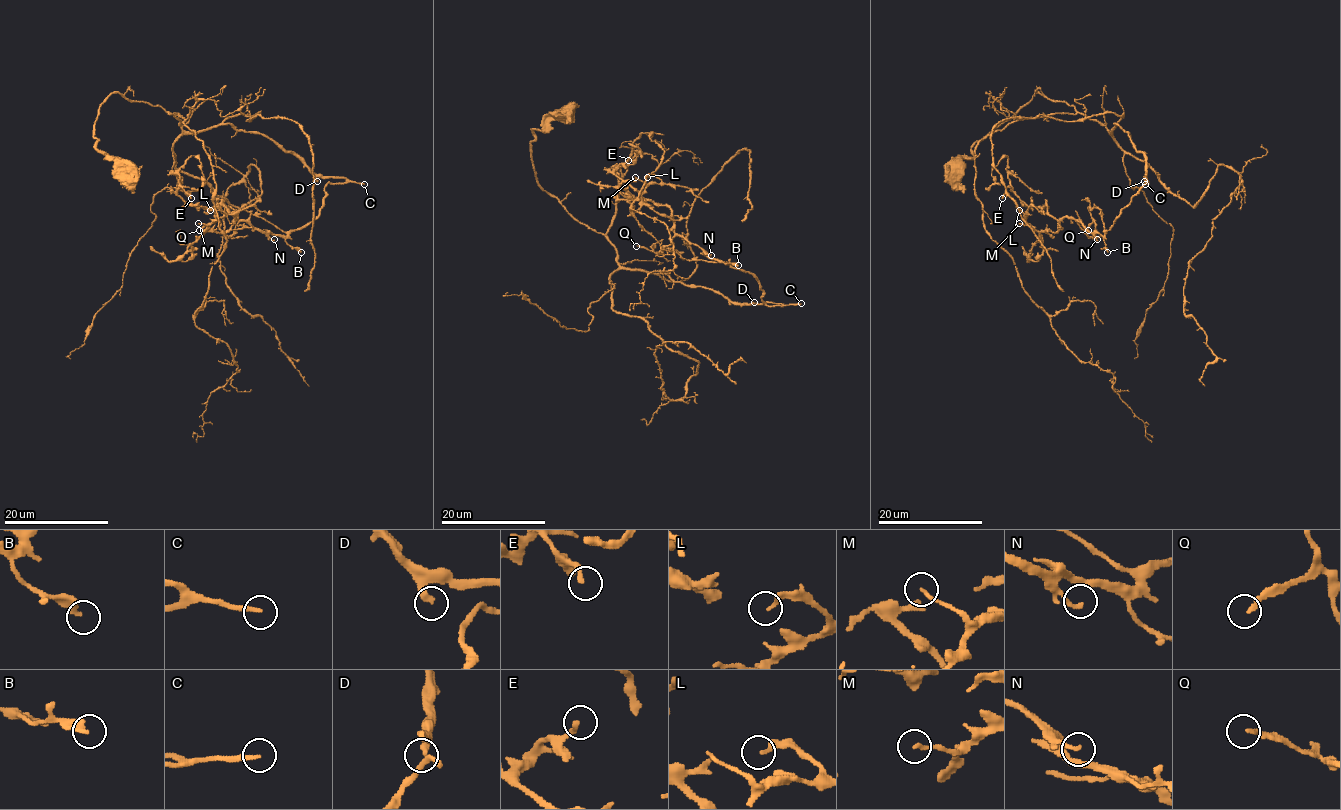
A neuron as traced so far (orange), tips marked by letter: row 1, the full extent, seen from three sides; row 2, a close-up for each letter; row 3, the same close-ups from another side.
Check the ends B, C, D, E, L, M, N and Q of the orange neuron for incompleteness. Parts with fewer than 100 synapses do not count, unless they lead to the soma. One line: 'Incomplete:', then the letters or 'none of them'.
Incomplete: C

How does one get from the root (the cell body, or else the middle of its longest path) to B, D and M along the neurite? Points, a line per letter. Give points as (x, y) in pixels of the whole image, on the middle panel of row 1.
B: (563, 111), (533, 130), (536, 181), (622, 267), (783, 305), (768, 306), (749, 272), (723, 262), (738, 265)
D: (563, 111), (542, 131), (533, 130), (536, 181), (605, 237), (619, 264), (710, 288), (737, 303), (754, 302)
M: (563, 111), (533, 130), (536, 181), (622, 267), (783, 305), (679, 237), (635, 177)

